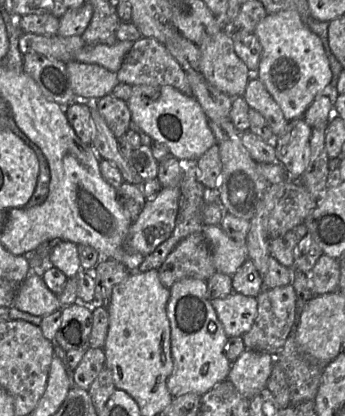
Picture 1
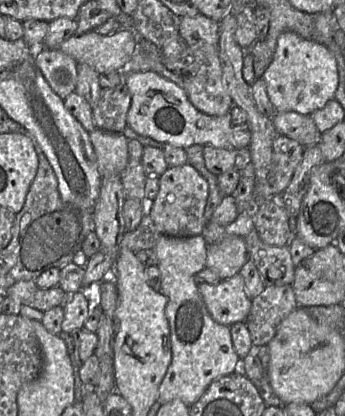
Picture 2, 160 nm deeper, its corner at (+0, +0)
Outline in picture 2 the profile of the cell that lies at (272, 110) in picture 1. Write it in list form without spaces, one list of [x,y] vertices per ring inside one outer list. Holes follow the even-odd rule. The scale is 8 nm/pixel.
[[[275,112],[272,117],[275,131],[299,142],[305,148],[318,145],[322,133],[317,129],[311,115],[298,112]]]

